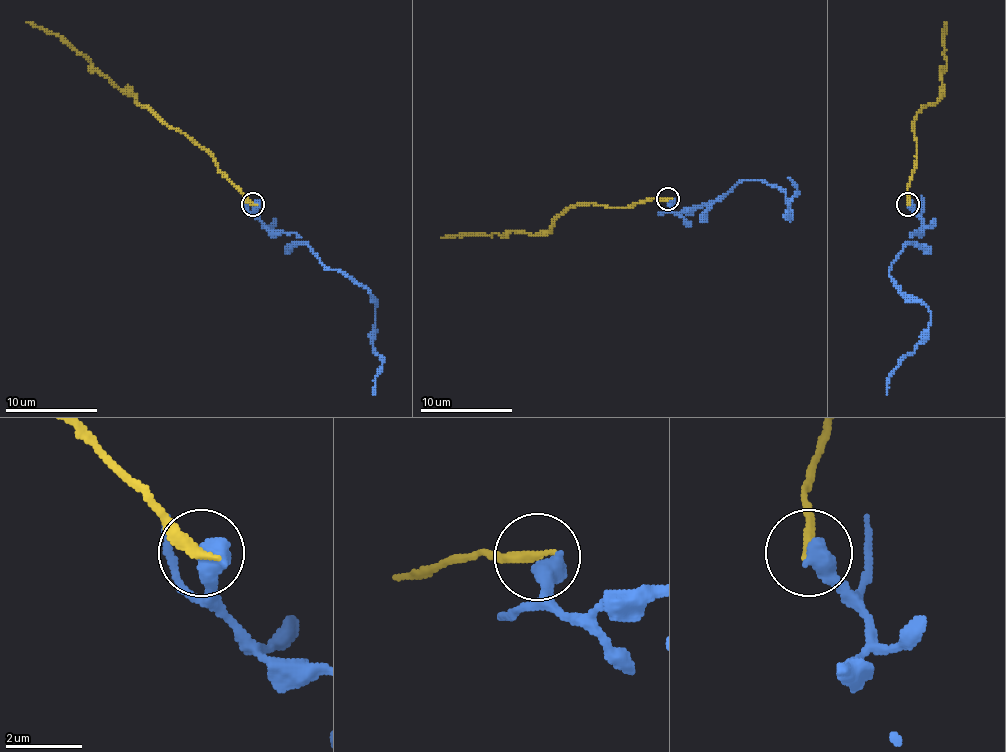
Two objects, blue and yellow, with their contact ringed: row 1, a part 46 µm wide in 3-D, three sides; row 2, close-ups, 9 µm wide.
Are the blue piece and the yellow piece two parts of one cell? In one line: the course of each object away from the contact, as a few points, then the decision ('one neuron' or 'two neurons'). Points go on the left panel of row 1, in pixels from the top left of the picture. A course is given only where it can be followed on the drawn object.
course blue (252, 205), (271, 230), (294, 232), (326, 267), (347, 274), (370, 292), (373, 350), (382, 369), (373, 394); course yellow (252, 205), (204, 149), (162, 124), (132, 96), (123, 94), (58, 36), (26, 22); two neurons

